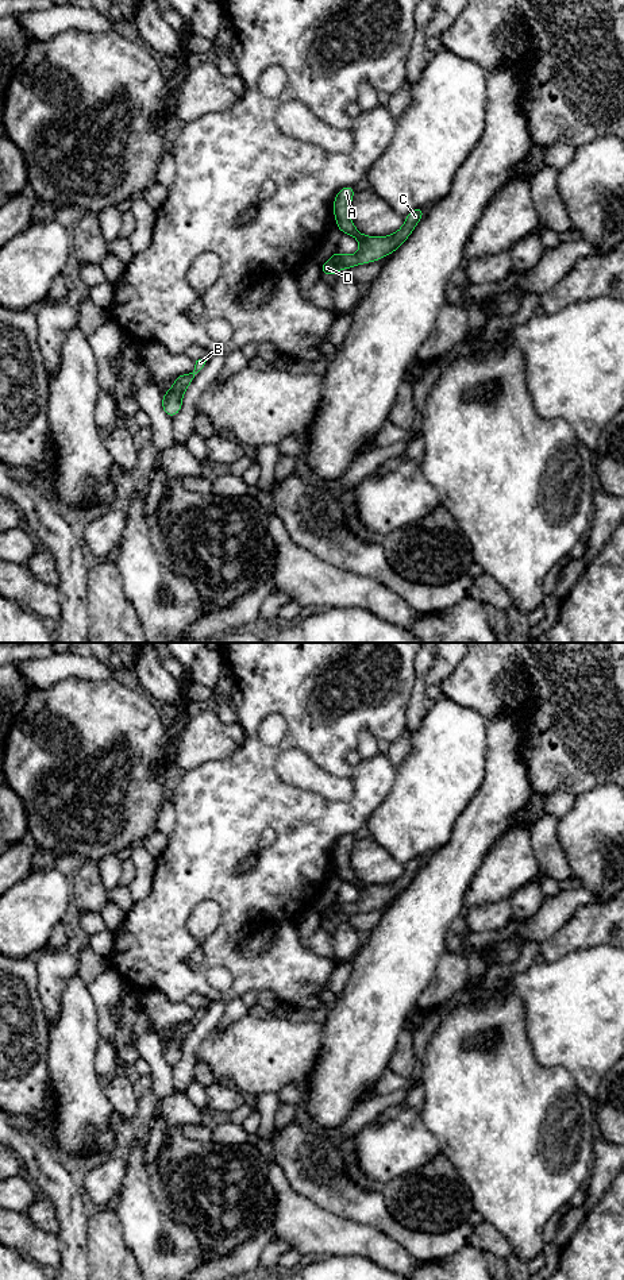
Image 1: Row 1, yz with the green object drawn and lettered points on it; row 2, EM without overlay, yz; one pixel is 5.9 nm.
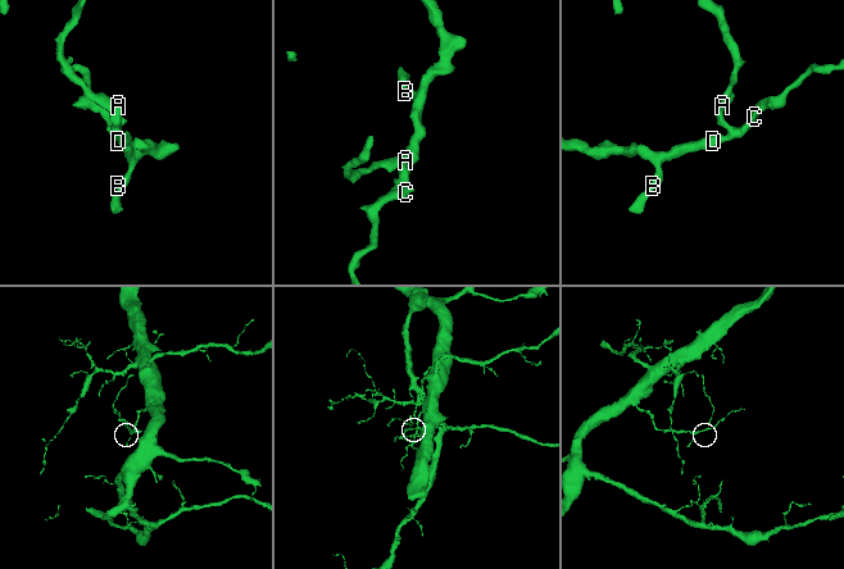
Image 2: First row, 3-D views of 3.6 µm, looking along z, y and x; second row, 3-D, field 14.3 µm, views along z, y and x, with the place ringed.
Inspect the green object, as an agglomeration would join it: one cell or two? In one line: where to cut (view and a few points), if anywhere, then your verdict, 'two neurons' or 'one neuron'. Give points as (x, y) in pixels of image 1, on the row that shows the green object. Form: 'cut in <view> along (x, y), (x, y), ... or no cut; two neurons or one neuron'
no cut; one neuron

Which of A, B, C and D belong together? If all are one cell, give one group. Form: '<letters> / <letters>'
A B C D

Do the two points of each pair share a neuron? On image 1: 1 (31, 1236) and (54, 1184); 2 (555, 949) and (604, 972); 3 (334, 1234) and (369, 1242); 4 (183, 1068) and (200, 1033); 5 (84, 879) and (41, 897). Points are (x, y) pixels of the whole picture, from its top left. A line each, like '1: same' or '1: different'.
1: different
2: different
3: same
4: same
5: different

